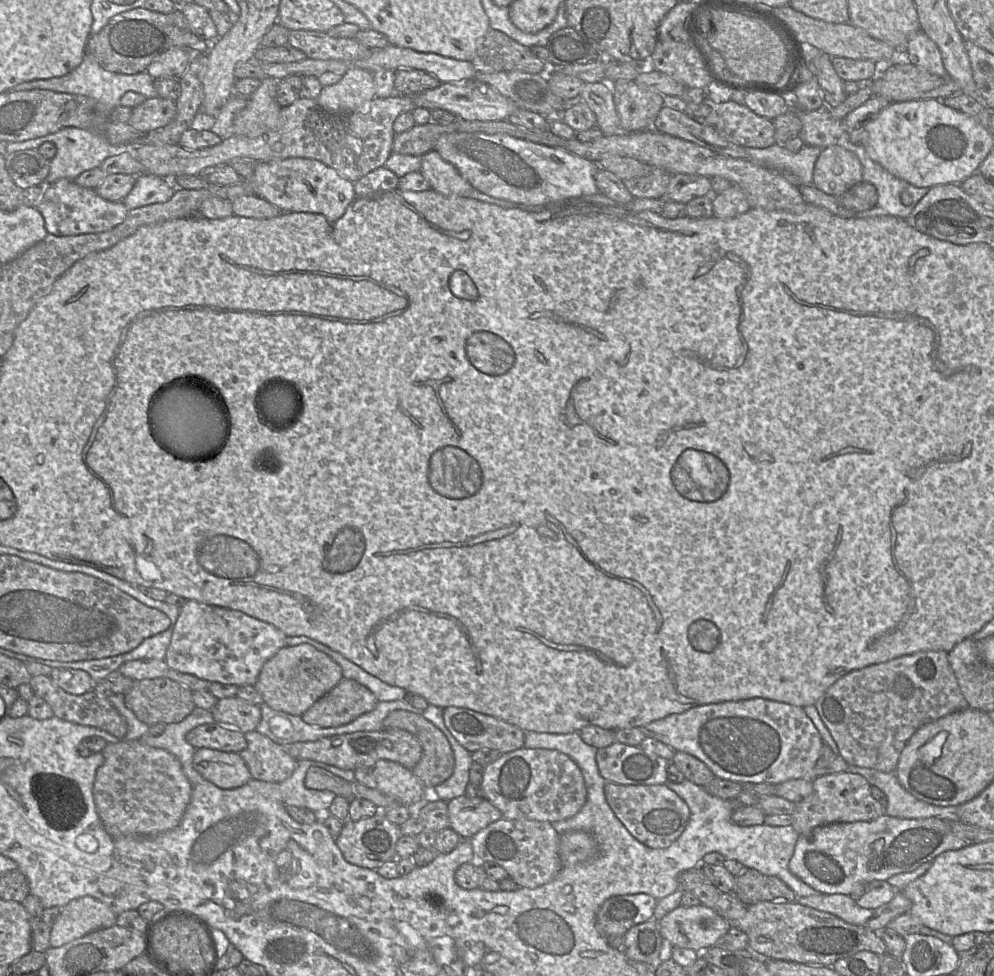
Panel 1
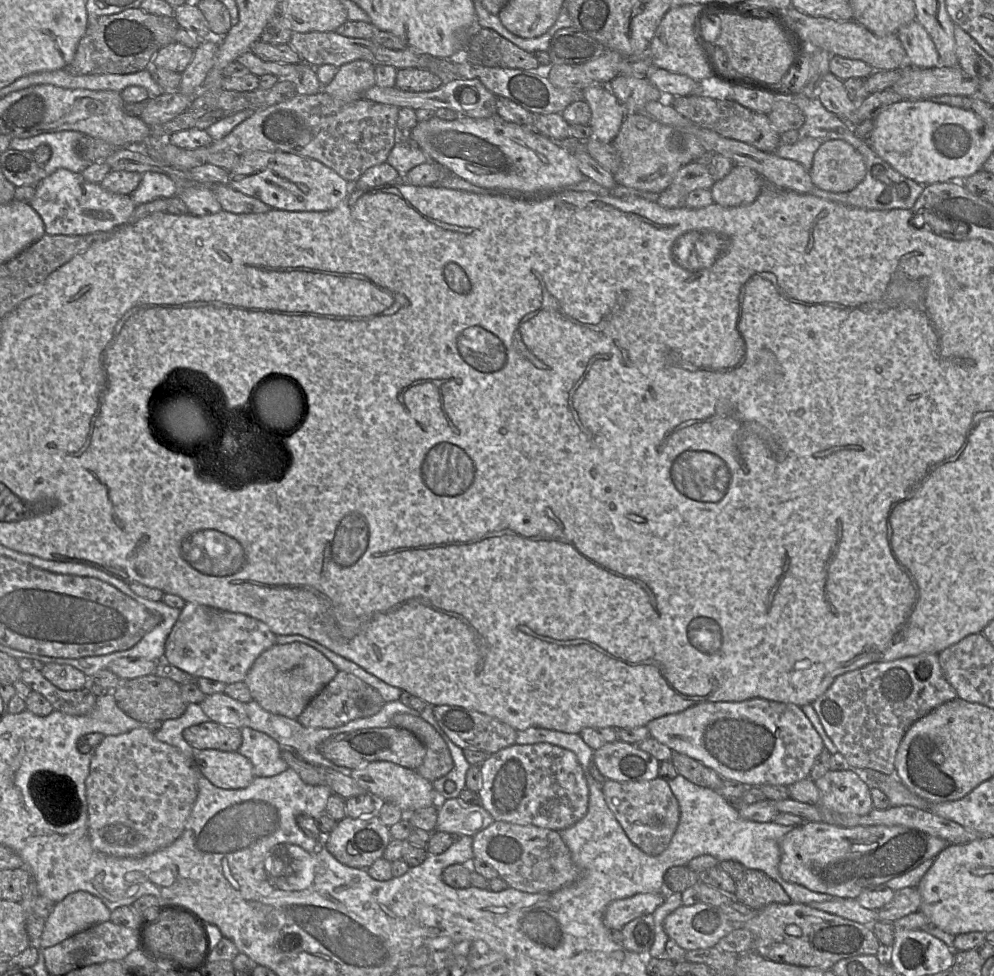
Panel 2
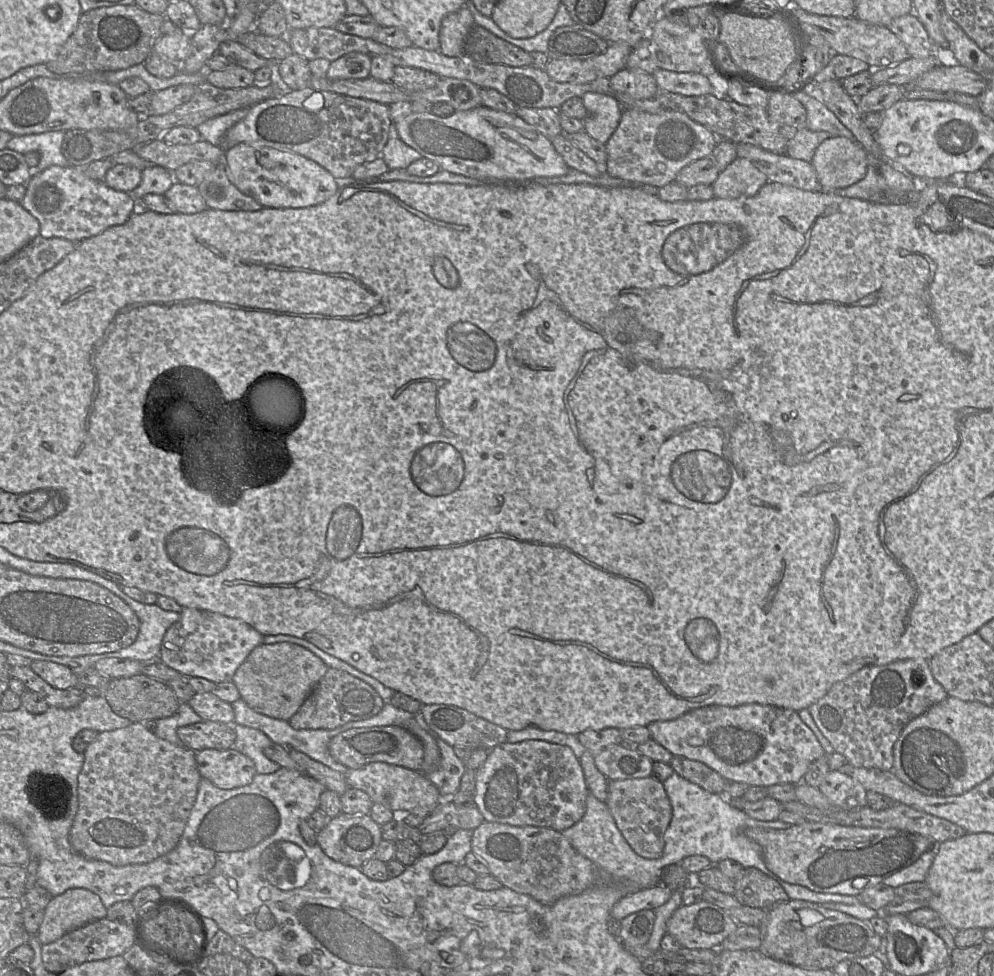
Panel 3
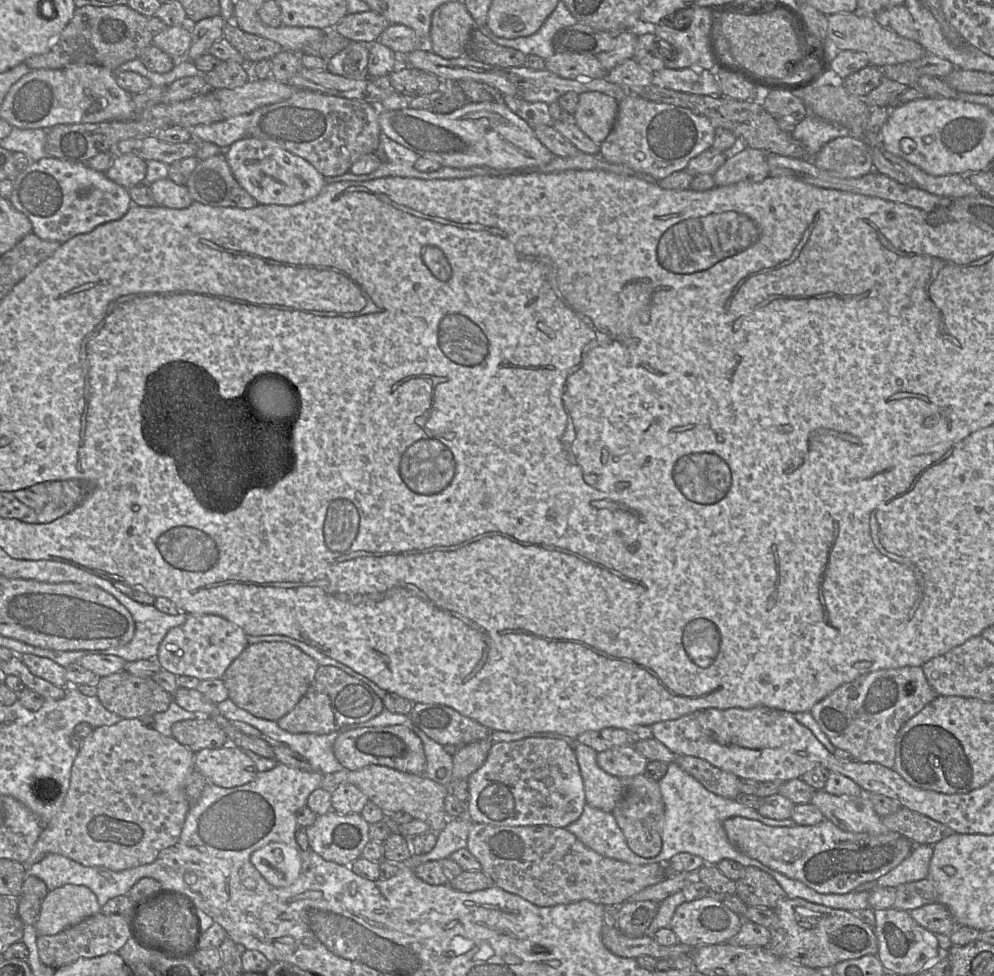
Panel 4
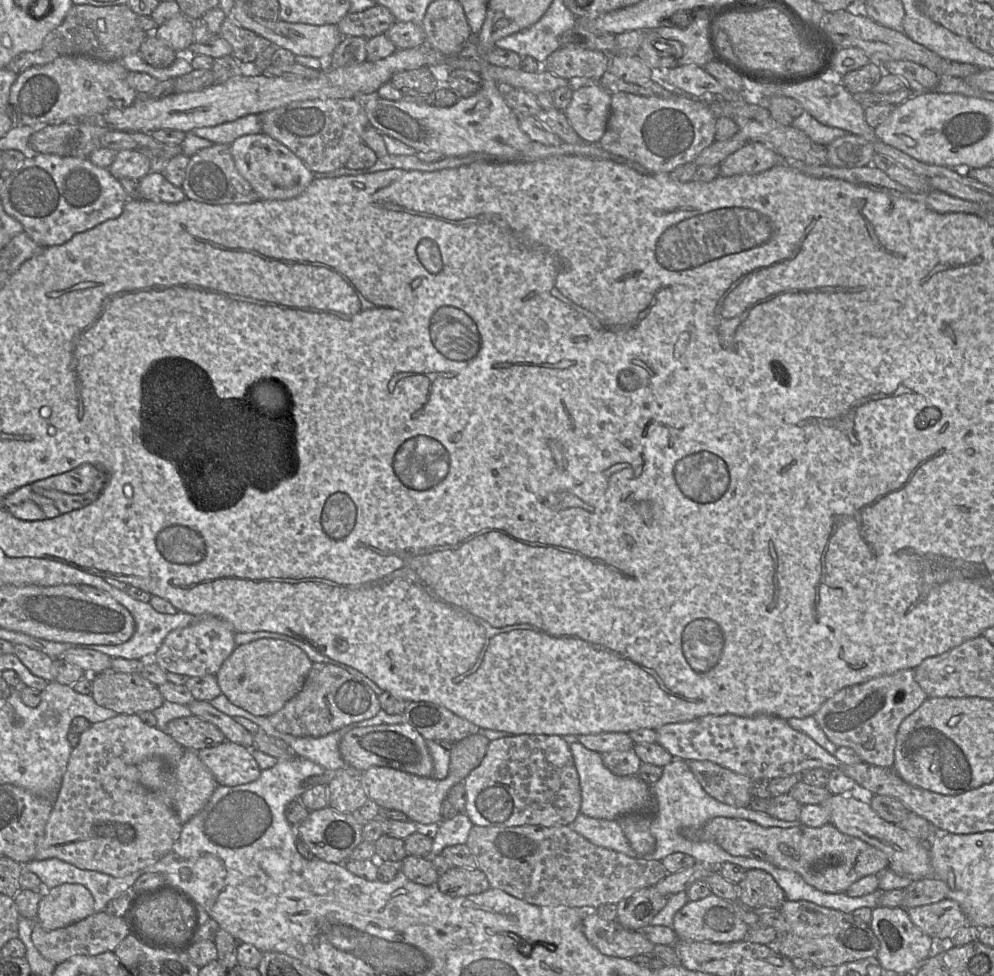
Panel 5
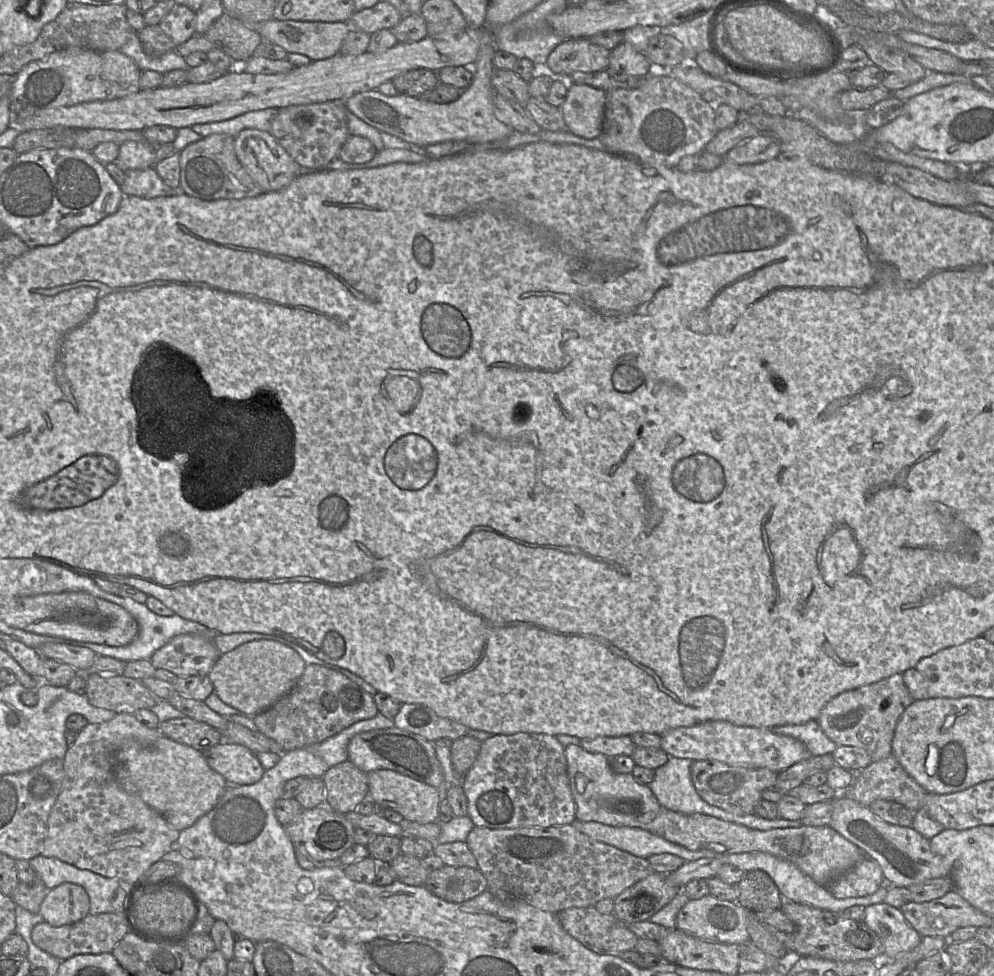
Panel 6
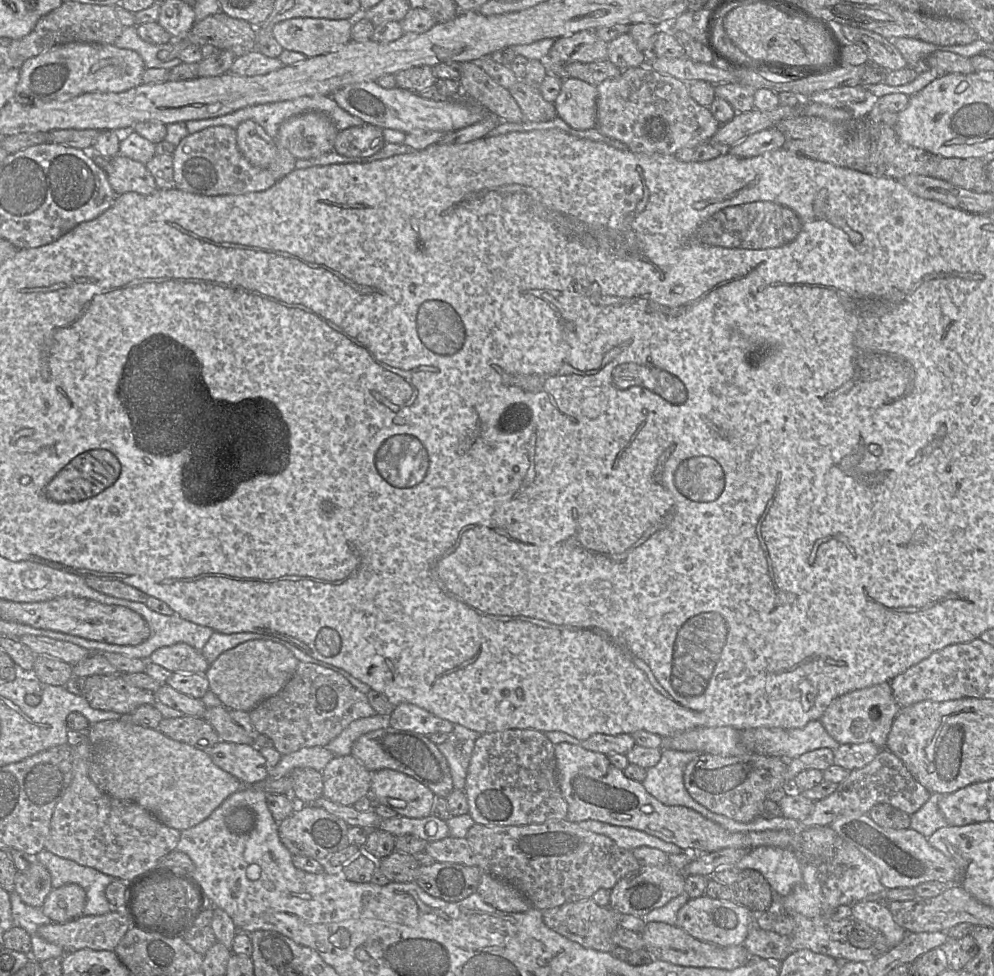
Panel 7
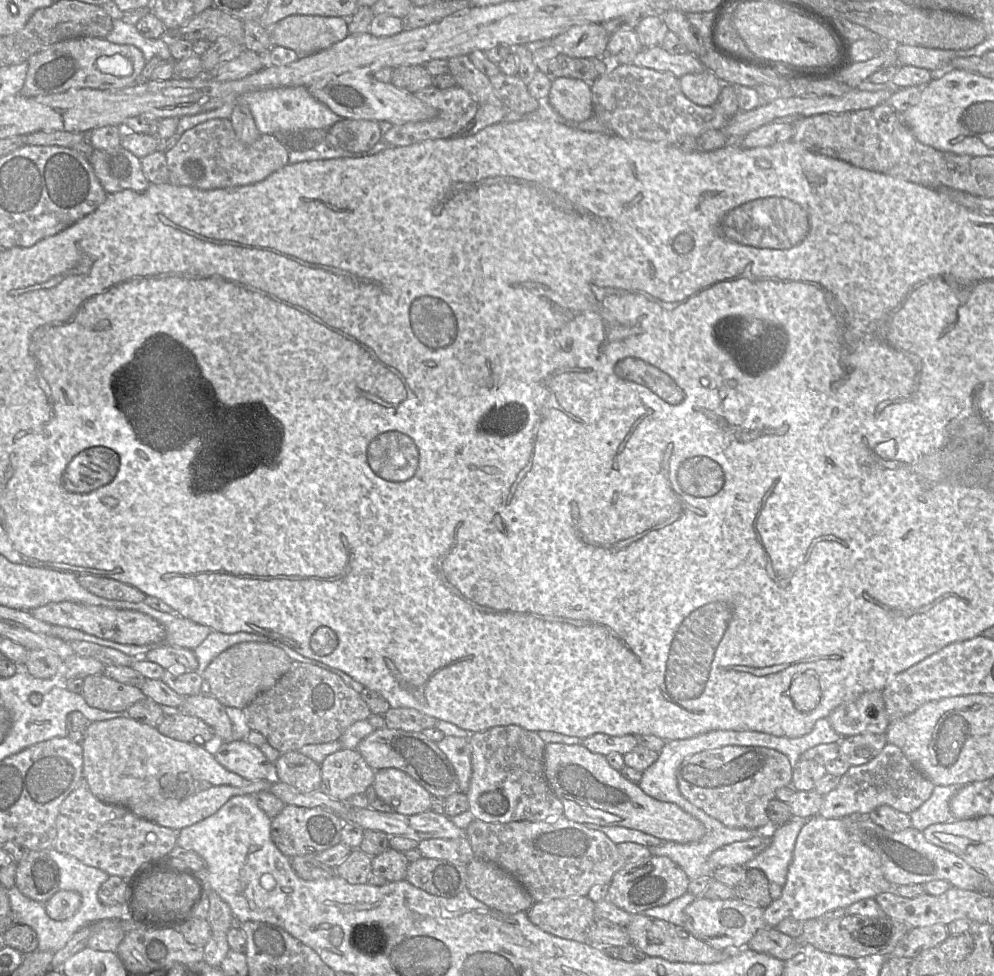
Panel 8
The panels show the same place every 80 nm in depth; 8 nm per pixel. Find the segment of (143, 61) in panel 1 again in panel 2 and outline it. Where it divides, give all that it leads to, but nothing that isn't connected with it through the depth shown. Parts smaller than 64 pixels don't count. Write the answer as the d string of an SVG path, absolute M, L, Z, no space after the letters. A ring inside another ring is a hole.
M140 8L104 15L88 23L72 62L64 69L73 75L129 74L148 69L155 54L175 41L179 25L172 16L150 14Z

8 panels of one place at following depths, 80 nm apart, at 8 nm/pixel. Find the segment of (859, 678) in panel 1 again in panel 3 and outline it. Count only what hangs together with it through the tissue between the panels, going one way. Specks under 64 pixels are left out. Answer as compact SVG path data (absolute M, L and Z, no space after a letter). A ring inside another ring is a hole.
M929 659L897 660L886 665L866 666L835 683L817 702L808 707L817 727L834 750L842 754L854 767L873 767L883 771L893 770L894 744L903 728L914 718L949 695L933 677Z

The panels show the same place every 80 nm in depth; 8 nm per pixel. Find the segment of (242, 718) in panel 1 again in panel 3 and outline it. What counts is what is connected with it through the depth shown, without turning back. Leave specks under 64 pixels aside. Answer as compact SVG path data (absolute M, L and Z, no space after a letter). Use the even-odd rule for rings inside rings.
M212 692L195 693L187 703L202 720L221 722L227 725L236 724L231 703L222 701Z

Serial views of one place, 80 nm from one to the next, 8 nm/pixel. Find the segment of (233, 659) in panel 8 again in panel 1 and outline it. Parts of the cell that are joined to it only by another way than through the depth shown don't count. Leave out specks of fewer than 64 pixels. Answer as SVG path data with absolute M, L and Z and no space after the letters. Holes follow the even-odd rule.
M303 643L281 648L263 665L254 687L262 696L263 704L273 710L301 717L343 678L340 666L328 655Z

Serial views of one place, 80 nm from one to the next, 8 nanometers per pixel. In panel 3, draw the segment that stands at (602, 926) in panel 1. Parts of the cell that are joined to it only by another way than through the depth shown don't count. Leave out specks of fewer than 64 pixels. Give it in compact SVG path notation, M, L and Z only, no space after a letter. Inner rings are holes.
M657 884L650 888L630 893L621 898L612 908L610 916L621 921L628 915L644 910L660 907L671 897L673 891L668 887Z

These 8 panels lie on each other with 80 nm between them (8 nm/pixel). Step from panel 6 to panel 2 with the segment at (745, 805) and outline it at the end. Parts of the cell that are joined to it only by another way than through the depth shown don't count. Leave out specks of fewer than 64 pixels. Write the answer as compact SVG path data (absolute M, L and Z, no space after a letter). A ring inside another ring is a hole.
M673 753L671 762L678 774L698 786L718 790L724 780L713 769L685 754Z

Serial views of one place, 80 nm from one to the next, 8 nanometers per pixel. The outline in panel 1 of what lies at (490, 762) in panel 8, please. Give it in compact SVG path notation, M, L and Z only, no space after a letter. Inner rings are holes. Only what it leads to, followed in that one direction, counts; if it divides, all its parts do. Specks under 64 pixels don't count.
M520 748L502 754L484 768L480 785L482 797L499 809L508 820L528 819L554 823L577 814L587 800L583 774L577 764L566 754L550 749Z

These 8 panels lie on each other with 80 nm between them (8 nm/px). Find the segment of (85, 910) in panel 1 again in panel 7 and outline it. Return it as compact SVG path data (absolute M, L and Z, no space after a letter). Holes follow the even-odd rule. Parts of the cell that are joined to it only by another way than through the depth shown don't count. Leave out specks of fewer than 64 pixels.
M66 884L53 889L41 907L54 923L65 923L82 915L86 904L86 892L78 884Z

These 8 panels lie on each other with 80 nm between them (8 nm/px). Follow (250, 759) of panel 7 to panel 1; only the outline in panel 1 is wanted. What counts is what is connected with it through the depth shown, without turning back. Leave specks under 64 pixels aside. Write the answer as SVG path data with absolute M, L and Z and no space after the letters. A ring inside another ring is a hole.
M199 748L194 752L193 766L204 779L220 789L235 789L253 779L246 763L235 752Z

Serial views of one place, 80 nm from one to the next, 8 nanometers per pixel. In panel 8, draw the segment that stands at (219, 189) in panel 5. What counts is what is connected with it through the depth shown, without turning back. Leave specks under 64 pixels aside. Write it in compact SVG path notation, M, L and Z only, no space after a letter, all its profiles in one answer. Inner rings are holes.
M229 118L212 119L187 130L165 156L170 184L201 190L257 184L286 167L289 162L287 148L275 136L260 134L253 144L246 145L237 136Z

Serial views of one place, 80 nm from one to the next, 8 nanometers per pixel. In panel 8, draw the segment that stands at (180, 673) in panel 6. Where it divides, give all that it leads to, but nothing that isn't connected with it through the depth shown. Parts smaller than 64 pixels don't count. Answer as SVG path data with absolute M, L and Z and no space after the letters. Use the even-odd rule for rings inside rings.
M160 646L148 651L144 659L159 664L165 670L195 672L198 661L190 649L175 646Z

